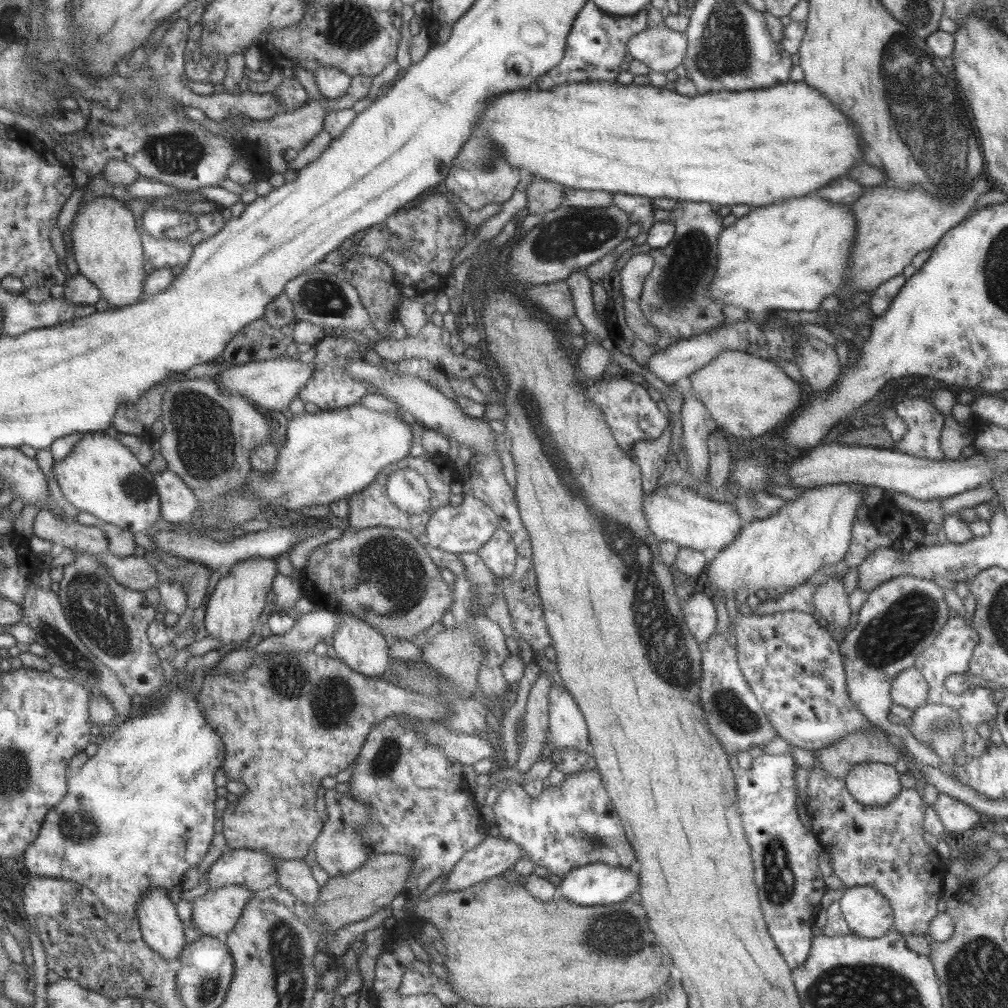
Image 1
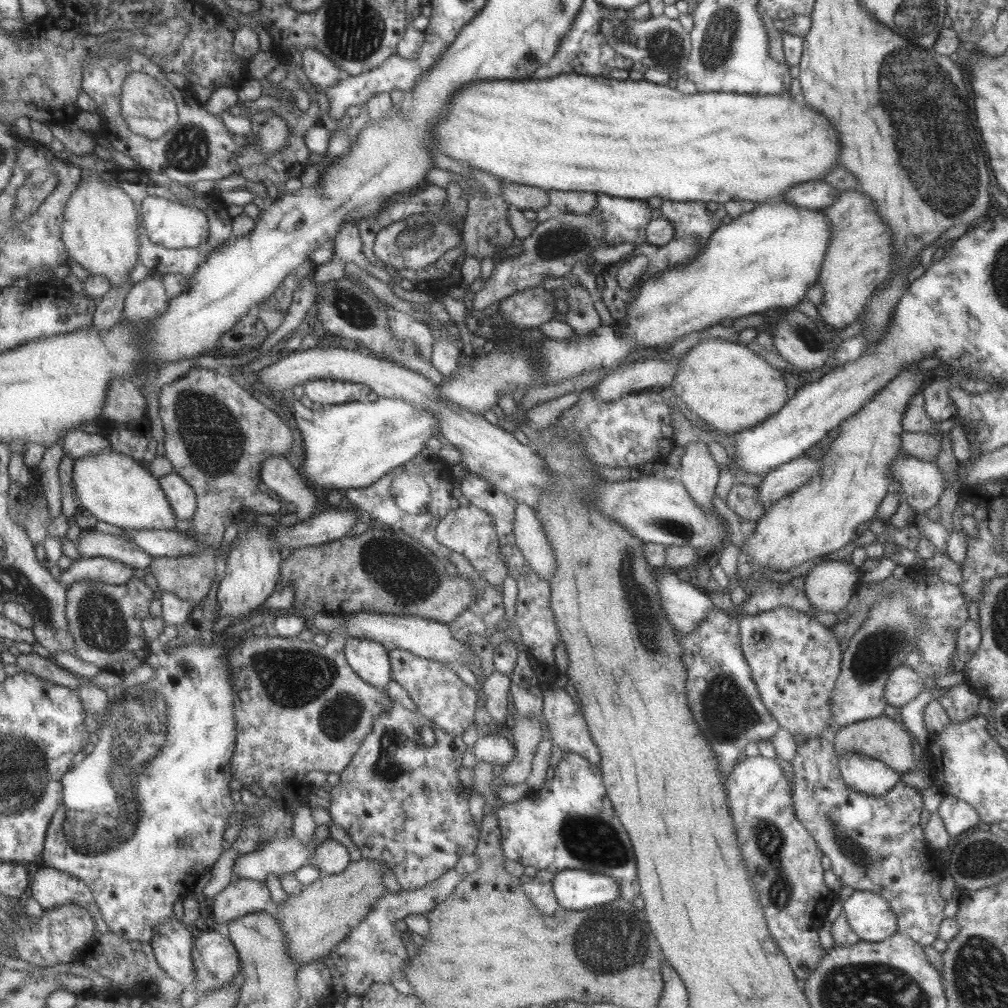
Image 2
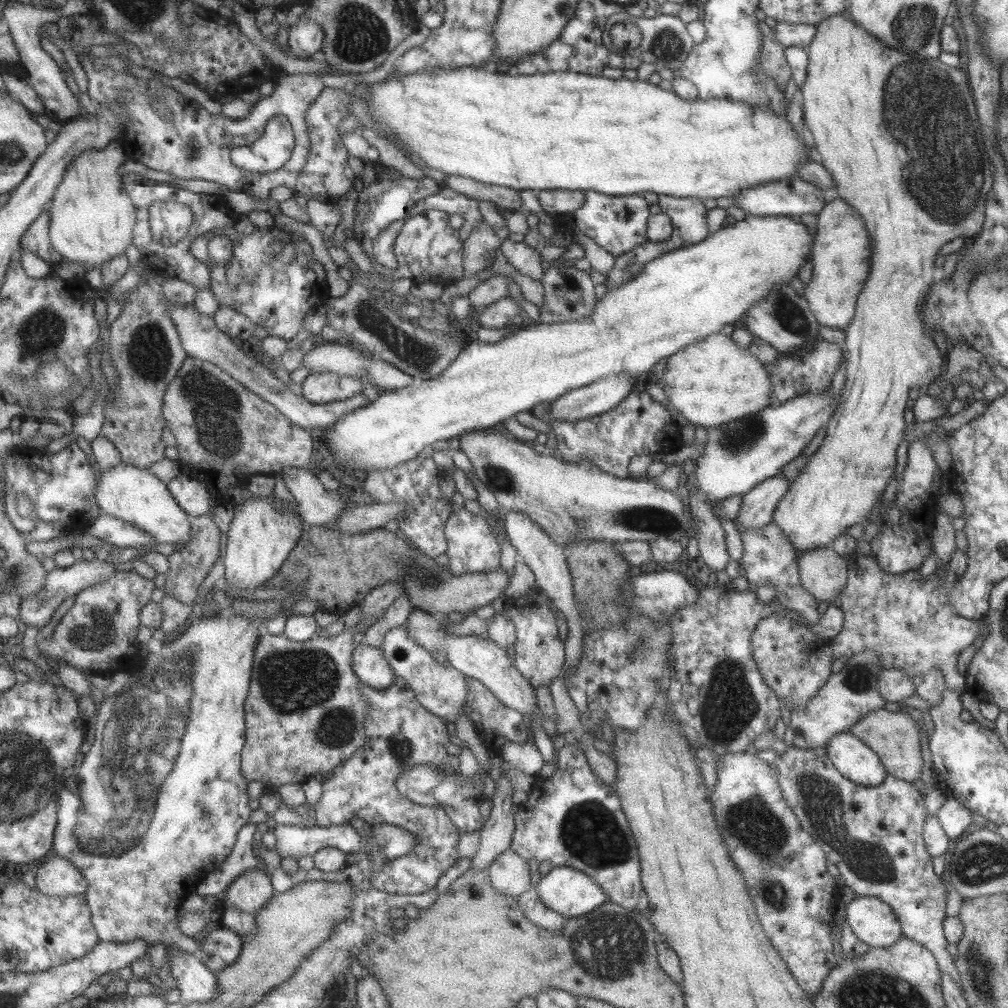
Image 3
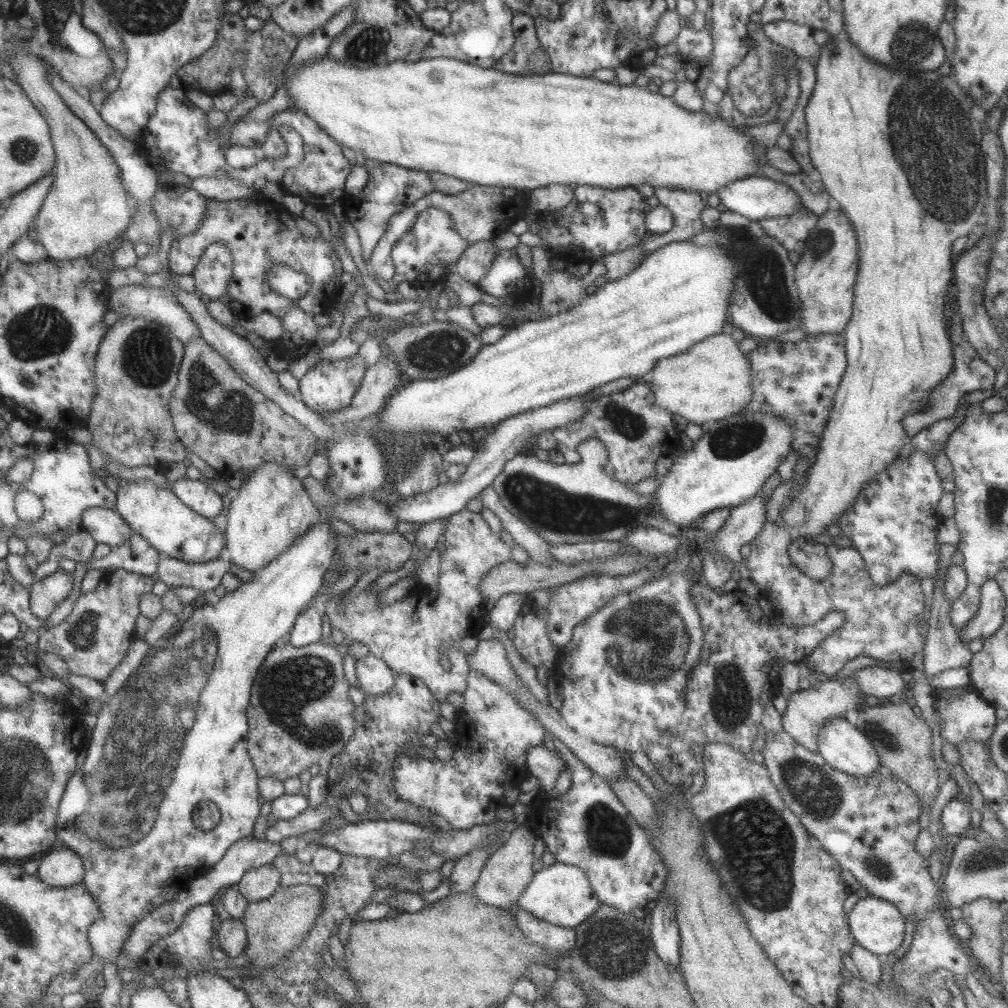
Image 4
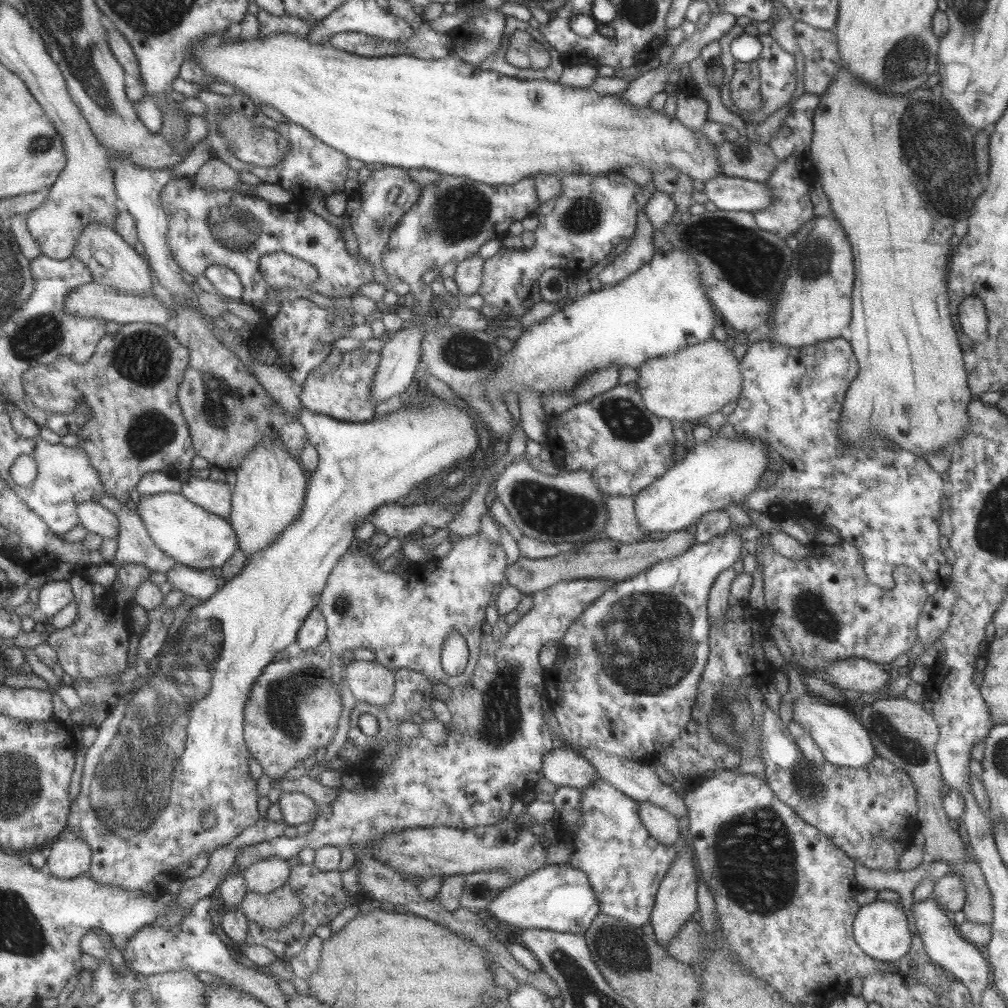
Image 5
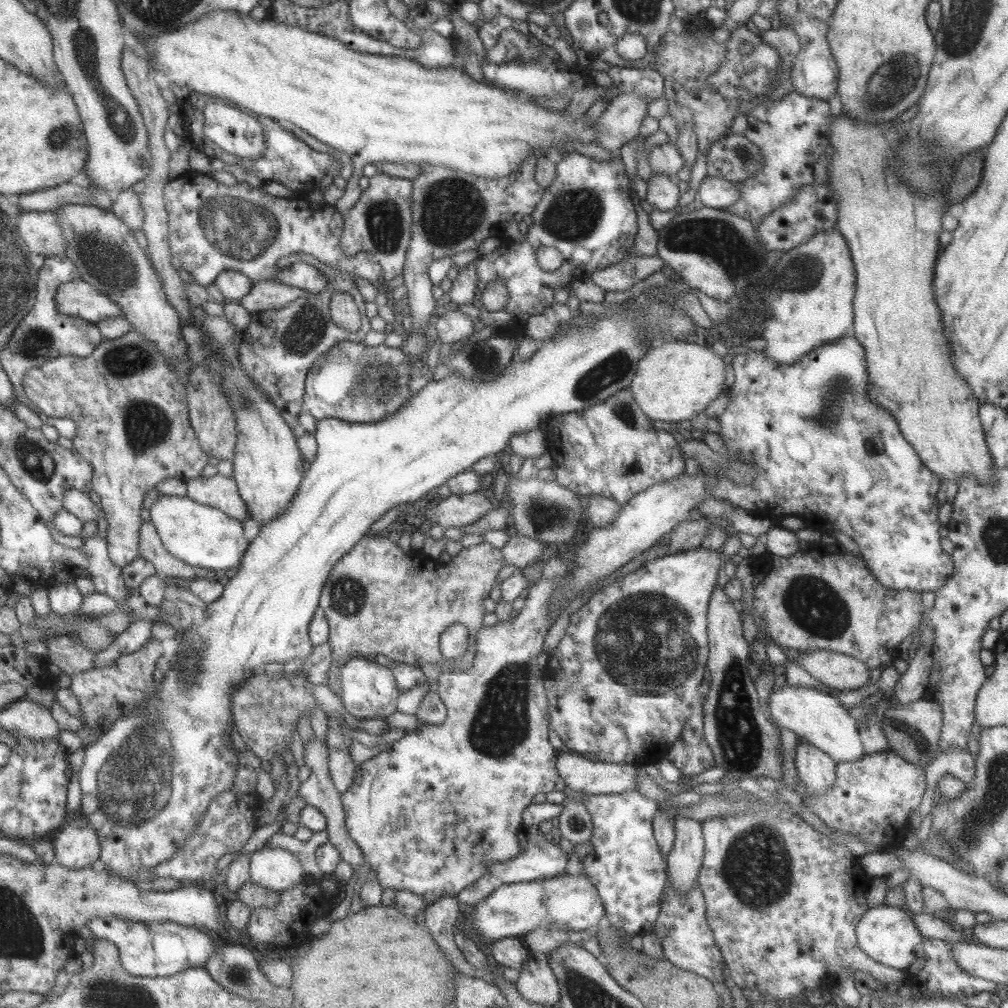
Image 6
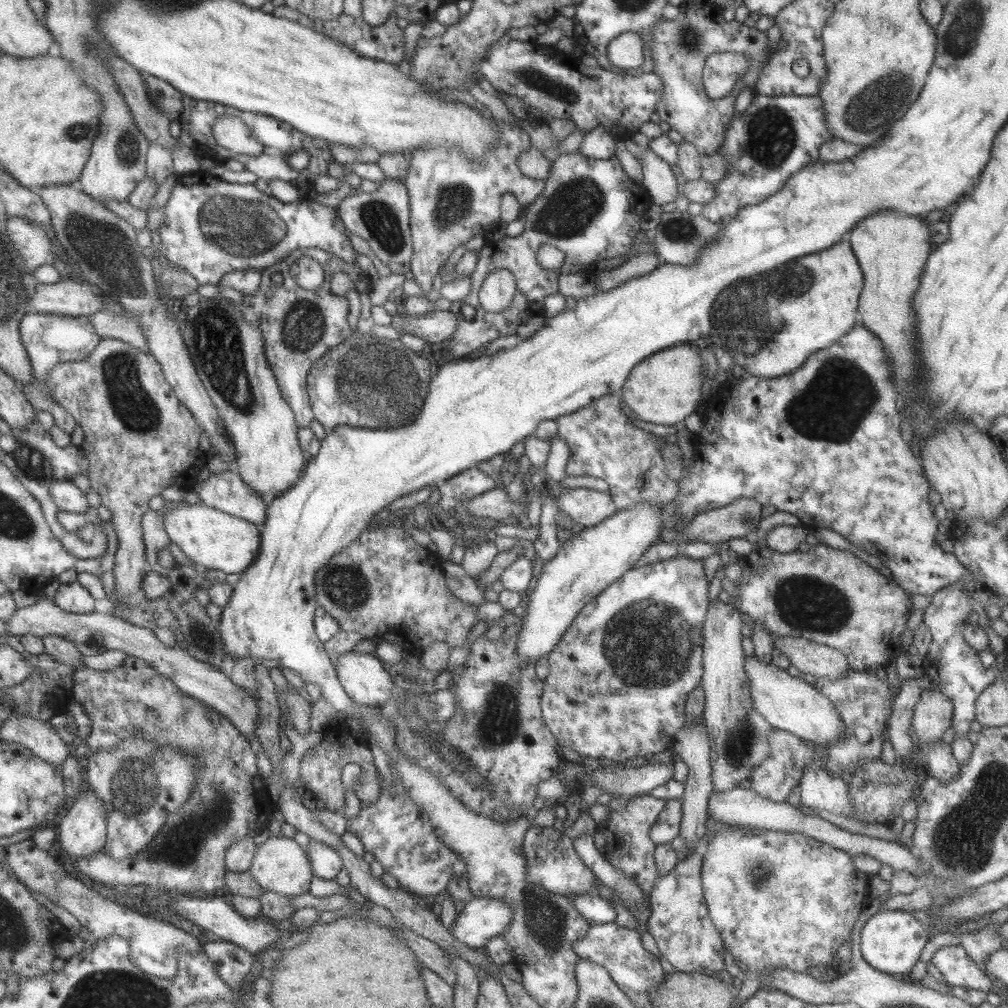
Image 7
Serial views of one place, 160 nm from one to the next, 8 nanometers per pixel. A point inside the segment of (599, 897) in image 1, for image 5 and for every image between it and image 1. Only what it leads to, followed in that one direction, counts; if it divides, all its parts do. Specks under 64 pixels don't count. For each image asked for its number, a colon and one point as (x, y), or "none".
2: (575, 889)
3: (569, 892)
4: (560, 894)
5: (557, 897)

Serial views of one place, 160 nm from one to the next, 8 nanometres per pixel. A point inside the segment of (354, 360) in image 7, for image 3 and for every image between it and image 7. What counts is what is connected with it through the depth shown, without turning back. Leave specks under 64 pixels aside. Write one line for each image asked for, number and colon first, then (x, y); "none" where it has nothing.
3: (318, 388)
4: (328, 385)
5: (337, 387)
6: (355, 383)

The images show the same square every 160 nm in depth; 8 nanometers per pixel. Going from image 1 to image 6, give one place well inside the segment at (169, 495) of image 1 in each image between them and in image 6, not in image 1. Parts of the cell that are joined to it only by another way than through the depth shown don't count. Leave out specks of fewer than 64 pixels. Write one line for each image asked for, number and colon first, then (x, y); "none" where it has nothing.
2: (181, 496)
3: (195, 498)
4: (199, 497)
5: (214, 497)
6: (220, 492)

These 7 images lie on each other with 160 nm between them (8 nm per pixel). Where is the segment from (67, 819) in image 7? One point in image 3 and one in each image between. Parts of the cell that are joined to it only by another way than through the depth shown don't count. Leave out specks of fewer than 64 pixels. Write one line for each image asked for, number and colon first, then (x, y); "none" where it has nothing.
3: (57, 876)
4: (60, 868)
5: (70, 857)
6: (77, 845)

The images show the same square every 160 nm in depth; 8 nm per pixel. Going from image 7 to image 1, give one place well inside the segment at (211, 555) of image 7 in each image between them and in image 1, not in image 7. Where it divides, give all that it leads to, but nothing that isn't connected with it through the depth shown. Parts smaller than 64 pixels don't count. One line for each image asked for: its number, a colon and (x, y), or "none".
1: (101, 476)
2: (111, 485)
3: (134, 495)
4: (156, 514)
5: (184, 531)
6: (201, 536)

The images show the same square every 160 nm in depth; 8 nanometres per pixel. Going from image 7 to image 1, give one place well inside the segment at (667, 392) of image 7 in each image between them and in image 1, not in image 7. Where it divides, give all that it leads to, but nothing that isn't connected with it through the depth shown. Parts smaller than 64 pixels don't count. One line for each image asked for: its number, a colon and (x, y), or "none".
1: (746, 395)
2: (724, 383)
3: (710, 382)
4: (711, 380)
5: (695, 381)
6: (673, 380)

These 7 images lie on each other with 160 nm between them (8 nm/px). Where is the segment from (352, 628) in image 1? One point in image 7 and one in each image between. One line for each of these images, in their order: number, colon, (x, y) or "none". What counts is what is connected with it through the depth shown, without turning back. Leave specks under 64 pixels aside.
2: (369, 660)
3: (368, 663)
4: (374, 677)
5: (369, 682)
6: (367, 690)
7: (367, 681)

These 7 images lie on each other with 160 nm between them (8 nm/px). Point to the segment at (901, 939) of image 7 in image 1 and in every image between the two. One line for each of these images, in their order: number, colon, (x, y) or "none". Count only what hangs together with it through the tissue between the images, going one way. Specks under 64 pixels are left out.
1: (867, 912)
2: (869, 916)
3: (872, 920)
4: (876, 925)
5: (879, 928)
6: (886, 934)

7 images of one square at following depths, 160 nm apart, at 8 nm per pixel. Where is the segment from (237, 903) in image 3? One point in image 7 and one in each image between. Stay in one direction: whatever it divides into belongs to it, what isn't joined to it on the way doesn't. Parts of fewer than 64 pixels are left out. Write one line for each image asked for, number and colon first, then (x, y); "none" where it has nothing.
4: (256, 884)
5: (263, 876)
6: (274, 868)
7: (279, 865)

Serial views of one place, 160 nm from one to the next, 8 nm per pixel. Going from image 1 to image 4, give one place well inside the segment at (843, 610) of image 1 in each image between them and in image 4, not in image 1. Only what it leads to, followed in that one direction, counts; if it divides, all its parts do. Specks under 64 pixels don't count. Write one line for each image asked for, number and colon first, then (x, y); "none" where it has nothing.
2: (829, 586)
3: (823, 573)
4: (811, 558)

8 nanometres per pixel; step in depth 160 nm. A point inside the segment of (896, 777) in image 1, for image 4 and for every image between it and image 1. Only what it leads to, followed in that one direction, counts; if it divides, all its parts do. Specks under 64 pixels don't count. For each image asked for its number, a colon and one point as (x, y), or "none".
2: (862, 774)
3: (855, 761)
4: (840, 744)

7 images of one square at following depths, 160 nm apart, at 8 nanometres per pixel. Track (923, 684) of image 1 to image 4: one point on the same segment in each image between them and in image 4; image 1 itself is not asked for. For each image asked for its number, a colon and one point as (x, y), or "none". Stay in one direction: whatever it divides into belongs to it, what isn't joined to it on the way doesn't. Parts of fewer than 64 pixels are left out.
2: (902, 685)
3: (893, 684)
4: (882, 683)

